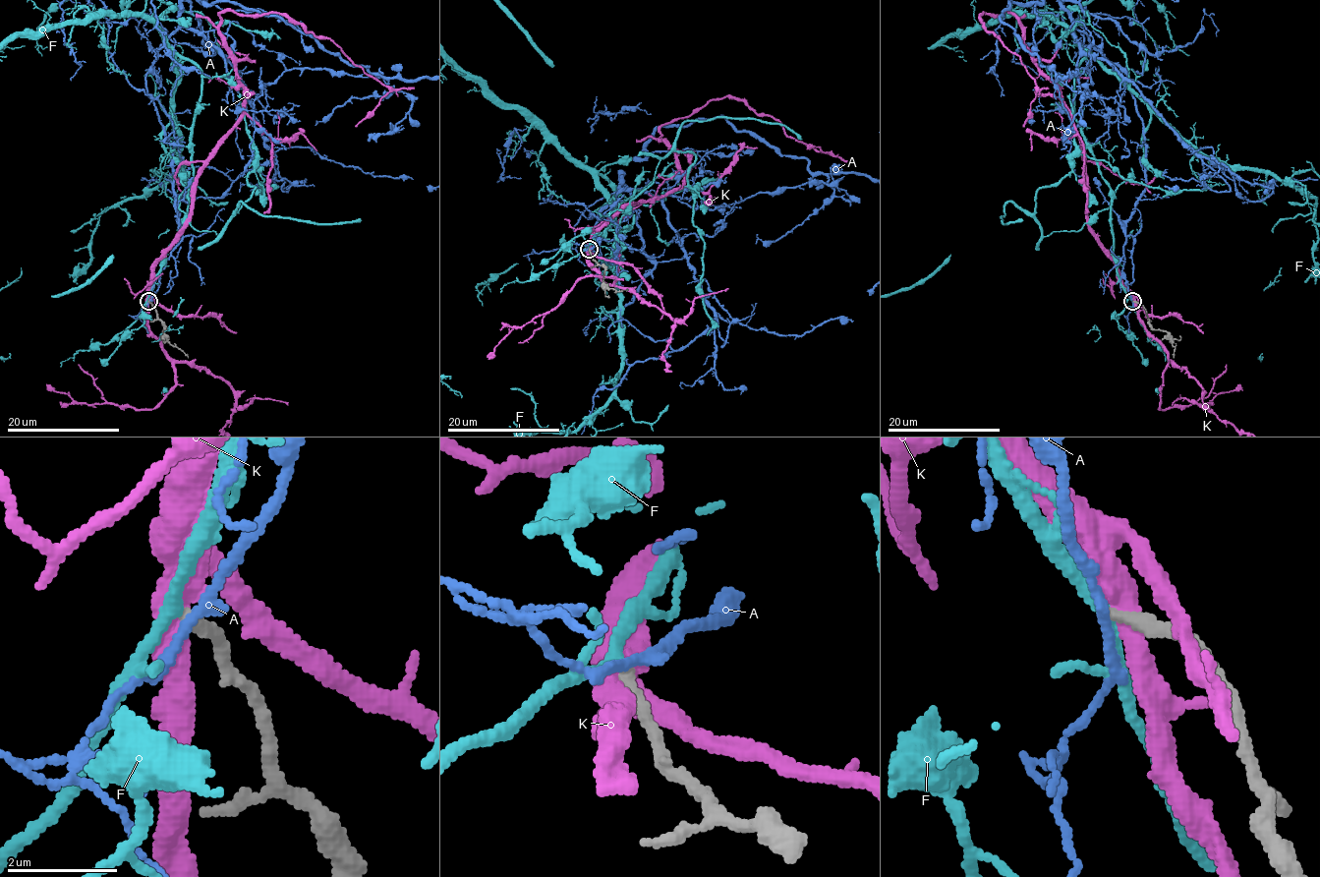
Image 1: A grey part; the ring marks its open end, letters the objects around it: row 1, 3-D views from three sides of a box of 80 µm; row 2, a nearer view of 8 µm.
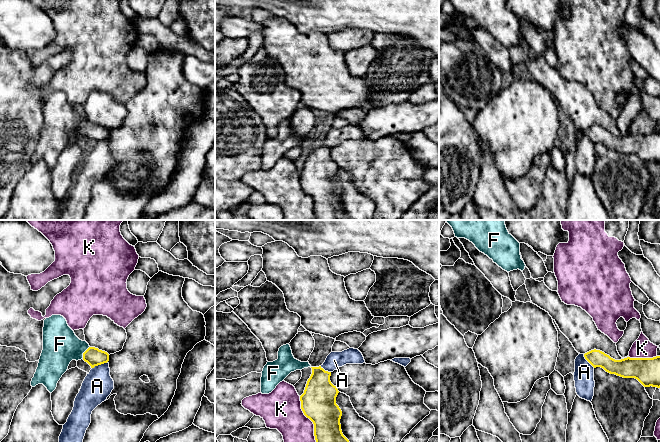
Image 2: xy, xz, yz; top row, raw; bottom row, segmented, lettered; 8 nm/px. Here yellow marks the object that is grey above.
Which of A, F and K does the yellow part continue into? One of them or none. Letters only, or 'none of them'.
F

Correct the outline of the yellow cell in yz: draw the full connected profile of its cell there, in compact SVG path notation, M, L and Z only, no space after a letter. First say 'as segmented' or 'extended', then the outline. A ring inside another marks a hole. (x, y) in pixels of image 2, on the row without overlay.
as segmented; M594 125L585 129L584 133L594 144L601 143L606 148L623 154L635 154L644 163L660 164L660 132L615 136Z

